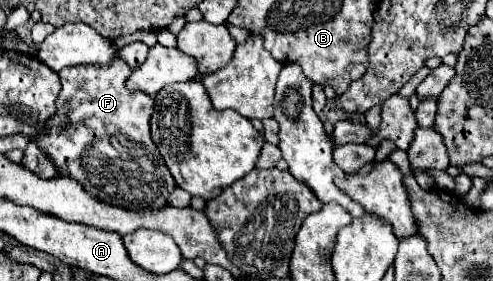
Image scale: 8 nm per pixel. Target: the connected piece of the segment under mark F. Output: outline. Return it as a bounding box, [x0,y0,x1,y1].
[34,57,178,211]

